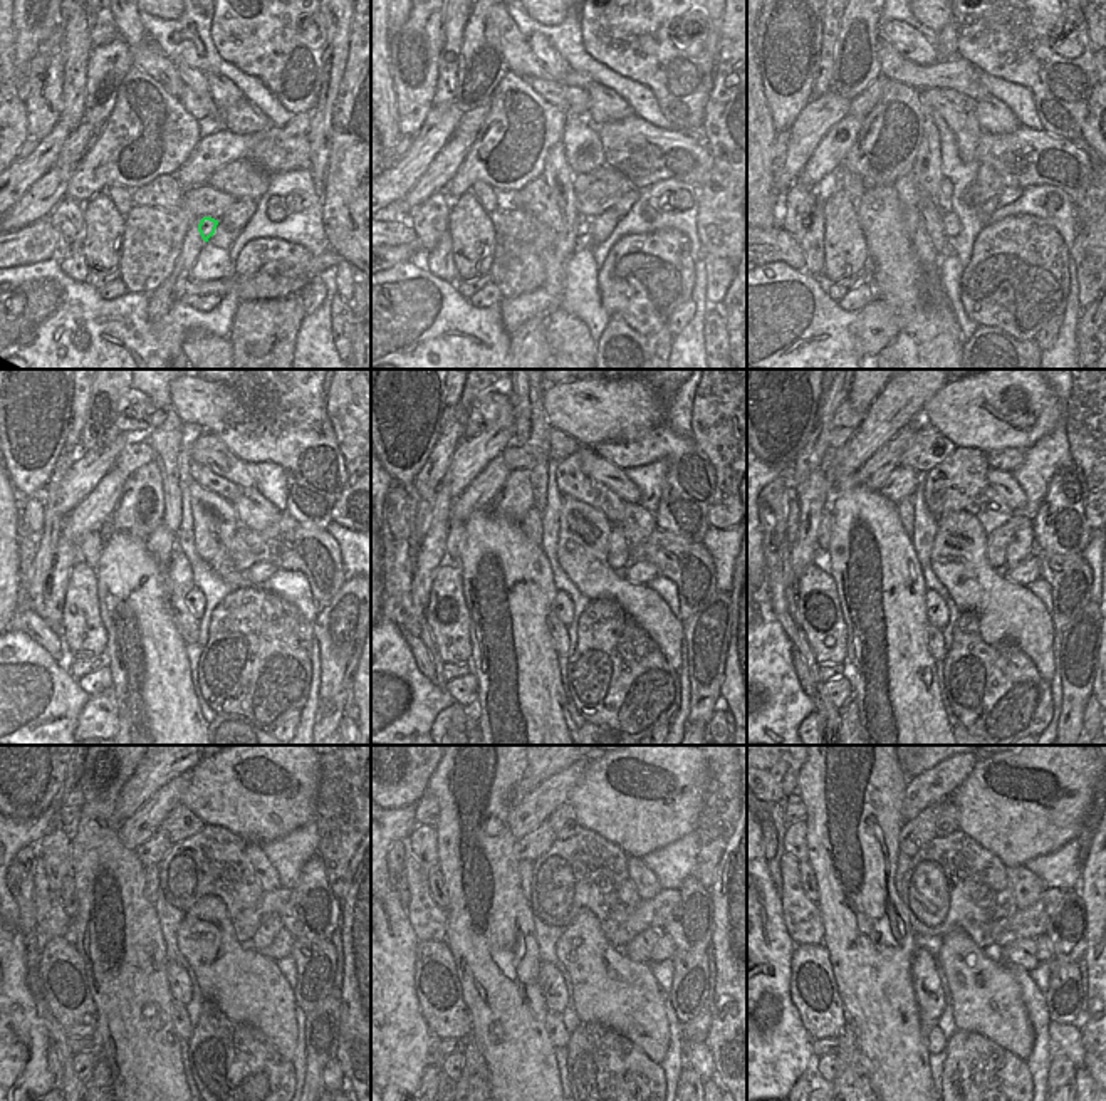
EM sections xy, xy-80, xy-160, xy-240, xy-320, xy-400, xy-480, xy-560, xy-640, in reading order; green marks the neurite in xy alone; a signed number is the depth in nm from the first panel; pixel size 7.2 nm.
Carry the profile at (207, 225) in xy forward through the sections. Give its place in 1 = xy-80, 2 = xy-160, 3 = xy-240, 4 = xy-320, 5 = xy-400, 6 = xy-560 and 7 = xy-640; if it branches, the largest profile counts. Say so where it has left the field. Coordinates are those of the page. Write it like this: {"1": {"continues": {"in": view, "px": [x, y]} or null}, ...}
{"1": {"continues": {"in": "xy-80", "px": [581, 227]}}, "2": {"continues": {"in": "xy-160", "px": [950, 222]}}, "3": {"continues": {"in": "xy-240", "px": [195, 600]}}, "4": {"continues": {"in": "xy-320", "px": [563, 608]}}, "5": {"continues": {"in": "xy-400", "px": [937, 613]}}, "6": {"continues": {"in": "xy-560", "px": [554, 991]}}, "7": {"continues": {"in": "xy-640", "px": [930, 997]}}}

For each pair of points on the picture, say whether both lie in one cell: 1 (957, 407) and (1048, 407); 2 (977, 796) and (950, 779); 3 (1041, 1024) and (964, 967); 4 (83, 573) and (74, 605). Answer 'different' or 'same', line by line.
1: same
2: different
3: different
4: same

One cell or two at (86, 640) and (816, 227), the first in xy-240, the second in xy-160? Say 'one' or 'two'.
two

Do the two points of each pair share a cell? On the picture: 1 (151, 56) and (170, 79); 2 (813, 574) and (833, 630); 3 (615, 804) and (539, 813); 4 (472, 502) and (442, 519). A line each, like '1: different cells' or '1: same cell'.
1: same cell
2: same cell
3: different cells
4: different cells

